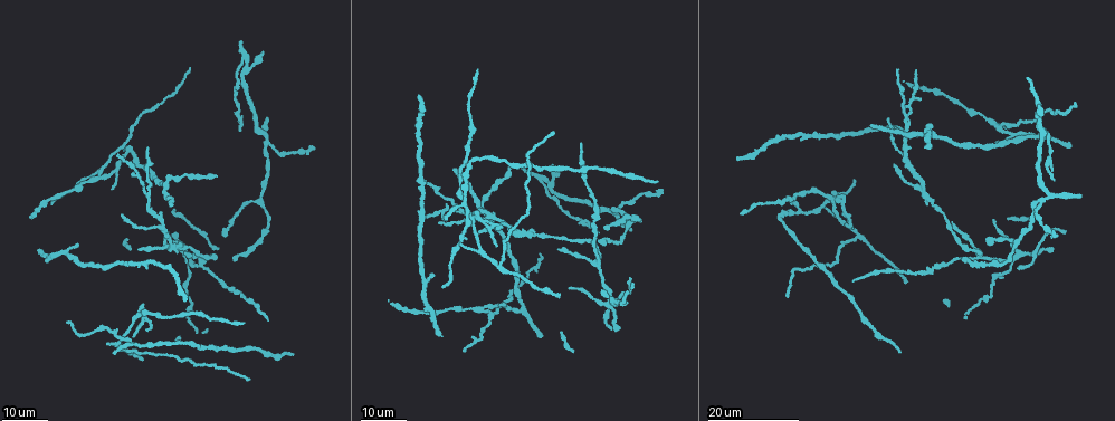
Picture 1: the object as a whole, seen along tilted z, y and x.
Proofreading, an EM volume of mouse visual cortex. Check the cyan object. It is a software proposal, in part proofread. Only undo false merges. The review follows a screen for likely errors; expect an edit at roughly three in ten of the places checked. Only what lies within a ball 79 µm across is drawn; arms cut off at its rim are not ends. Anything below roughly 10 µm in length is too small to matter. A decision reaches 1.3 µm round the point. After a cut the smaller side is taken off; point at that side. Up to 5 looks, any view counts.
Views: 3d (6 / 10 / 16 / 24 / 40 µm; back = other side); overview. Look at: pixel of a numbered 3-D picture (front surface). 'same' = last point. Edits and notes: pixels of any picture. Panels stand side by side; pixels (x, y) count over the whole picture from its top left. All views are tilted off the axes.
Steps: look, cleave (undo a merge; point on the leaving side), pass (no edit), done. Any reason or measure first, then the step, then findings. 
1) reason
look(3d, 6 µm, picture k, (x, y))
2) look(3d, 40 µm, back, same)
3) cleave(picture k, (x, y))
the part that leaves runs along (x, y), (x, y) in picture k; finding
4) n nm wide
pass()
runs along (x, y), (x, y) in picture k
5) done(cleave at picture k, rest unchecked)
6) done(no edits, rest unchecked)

look(3d, 24 µm, picture 1, (854, 232))

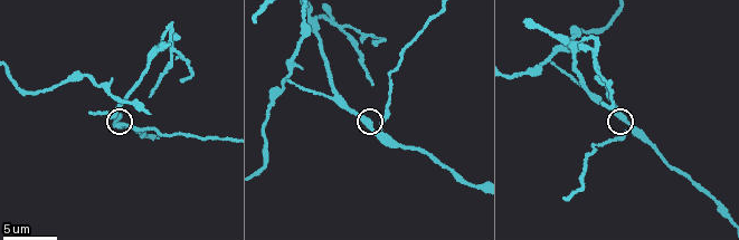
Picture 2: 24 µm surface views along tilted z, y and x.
look(3d, 10 µm, picture 2, (625, 121))

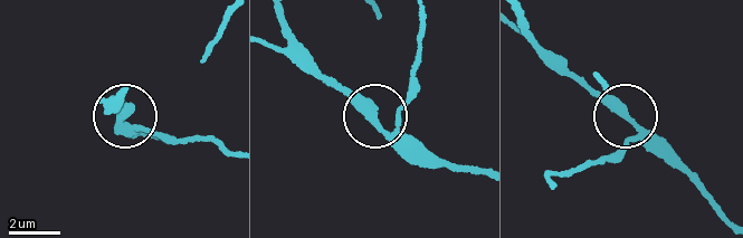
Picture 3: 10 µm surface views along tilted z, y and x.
260 nm wide
pass()
all the same neuron

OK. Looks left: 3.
look(3d, 10 µm, picture 2, (326, 56))

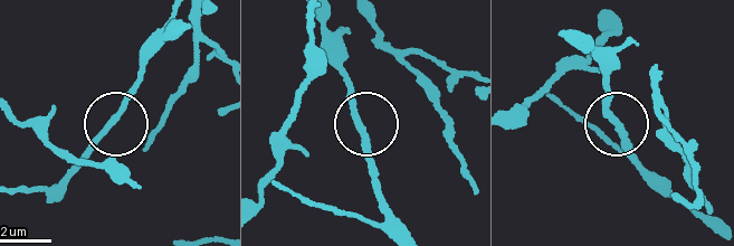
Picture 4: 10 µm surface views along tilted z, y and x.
pass()
one neuron here

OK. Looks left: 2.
a fork
look(3d, 6 µm, picture 2, (576, 42))

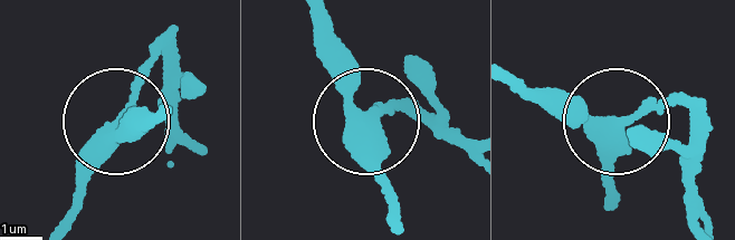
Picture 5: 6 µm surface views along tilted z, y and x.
360 nm wide
pass()
continuous, no second neuron

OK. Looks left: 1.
done(no edits, rest unchecked)

